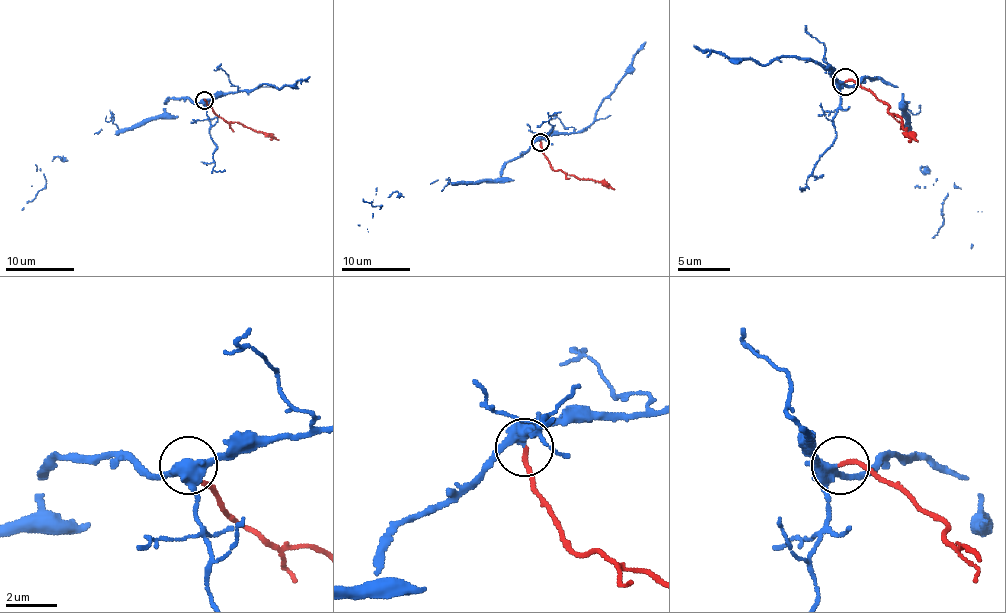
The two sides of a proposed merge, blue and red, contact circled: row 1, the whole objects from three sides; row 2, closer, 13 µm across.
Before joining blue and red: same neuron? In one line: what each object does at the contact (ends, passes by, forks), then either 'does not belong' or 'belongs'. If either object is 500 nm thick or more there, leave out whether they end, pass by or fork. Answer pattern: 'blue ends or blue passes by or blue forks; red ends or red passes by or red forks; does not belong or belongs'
blue forks; red ends; belongs

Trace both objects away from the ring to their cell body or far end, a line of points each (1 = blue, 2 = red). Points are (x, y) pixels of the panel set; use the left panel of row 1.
1: (205, 100), (170, 98), (158, 115), (122, 129), (110, 121), (65, 157), (51, 160), (46, 184), (22, 210)
2: (205, 100), (229, 122), (272, 134), (279, 140)

